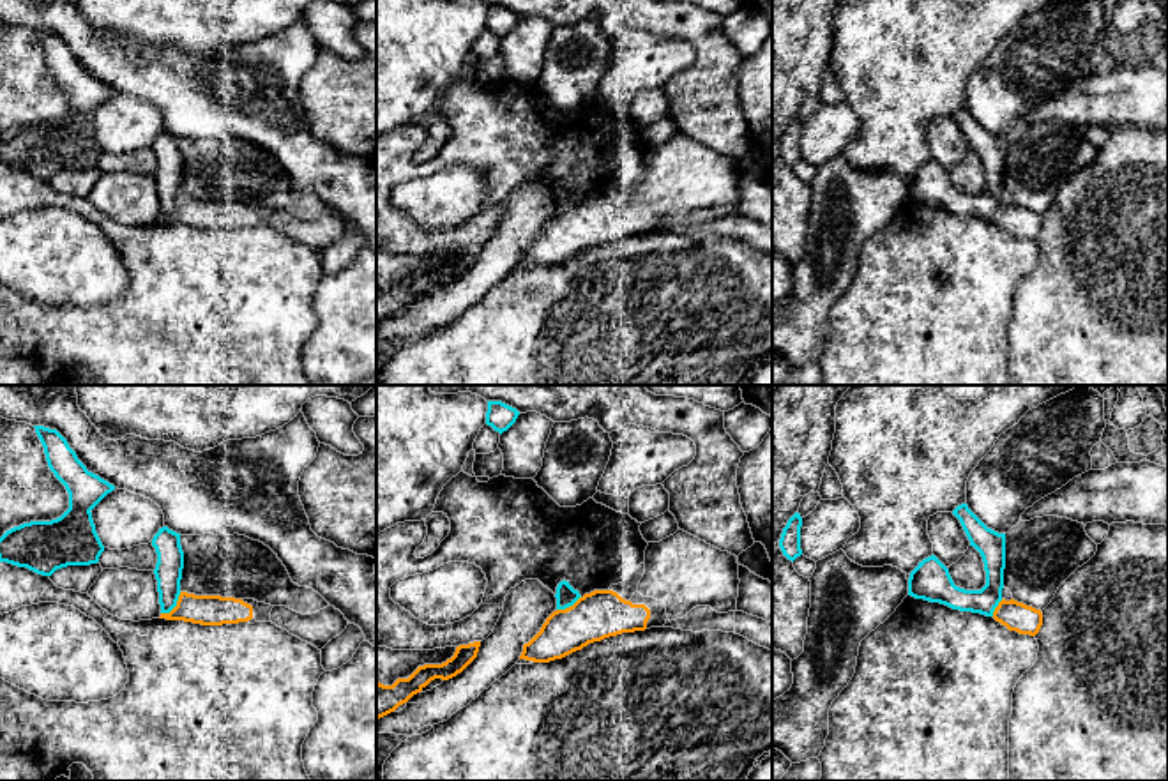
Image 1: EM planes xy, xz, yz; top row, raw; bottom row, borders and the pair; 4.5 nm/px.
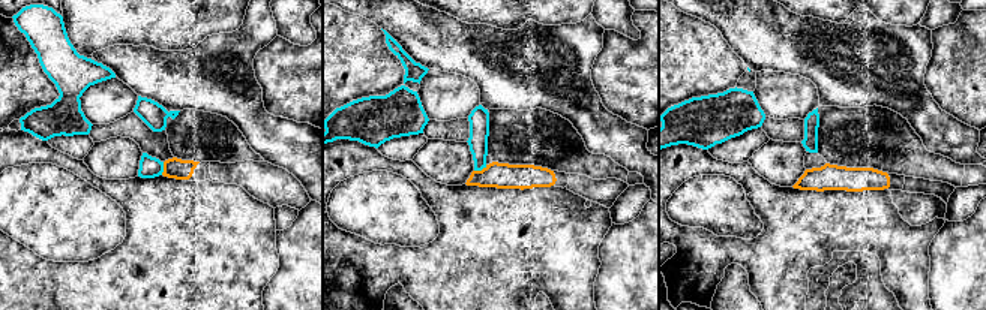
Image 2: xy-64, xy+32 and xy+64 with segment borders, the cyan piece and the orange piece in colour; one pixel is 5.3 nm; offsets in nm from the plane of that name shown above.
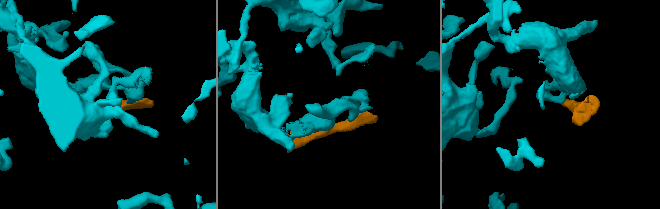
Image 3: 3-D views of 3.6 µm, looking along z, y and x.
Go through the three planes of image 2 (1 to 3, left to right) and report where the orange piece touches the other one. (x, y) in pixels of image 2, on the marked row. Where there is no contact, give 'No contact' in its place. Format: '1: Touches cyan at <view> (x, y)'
1: Touches cyan at xy-64 (162, 168)
2: Touches cyan at xy+32 (480, 169)
3: No contact

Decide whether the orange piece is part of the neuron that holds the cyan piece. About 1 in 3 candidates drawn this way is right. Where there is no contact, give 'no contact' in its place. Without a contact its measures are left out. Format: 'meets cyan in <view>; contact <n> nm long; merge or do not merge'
meets cyan in xy; contact 140 nm long; do not merge

